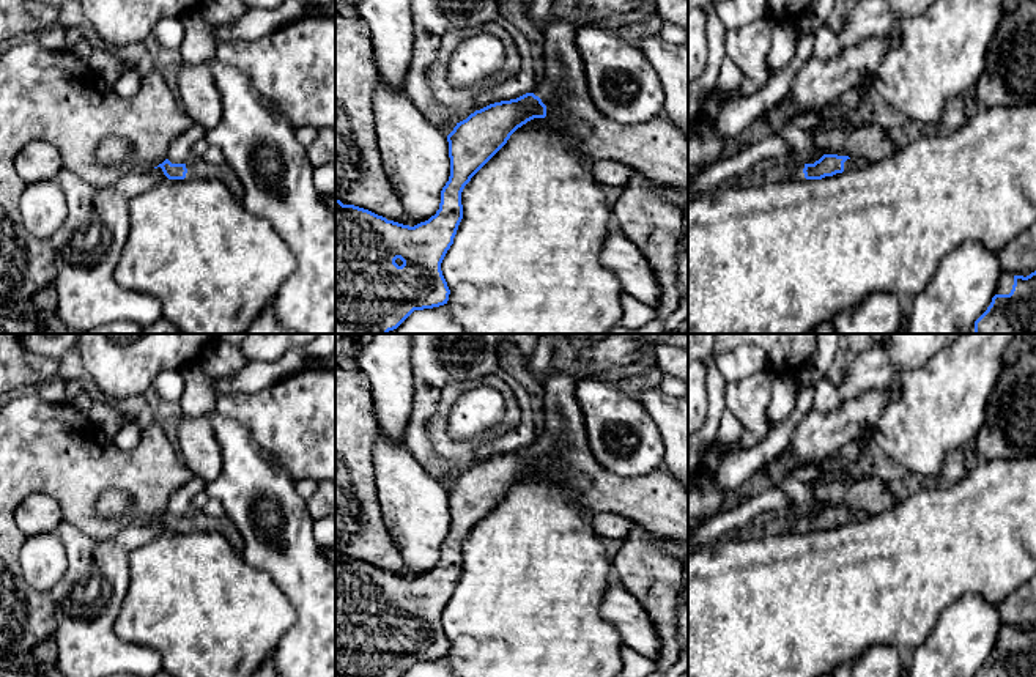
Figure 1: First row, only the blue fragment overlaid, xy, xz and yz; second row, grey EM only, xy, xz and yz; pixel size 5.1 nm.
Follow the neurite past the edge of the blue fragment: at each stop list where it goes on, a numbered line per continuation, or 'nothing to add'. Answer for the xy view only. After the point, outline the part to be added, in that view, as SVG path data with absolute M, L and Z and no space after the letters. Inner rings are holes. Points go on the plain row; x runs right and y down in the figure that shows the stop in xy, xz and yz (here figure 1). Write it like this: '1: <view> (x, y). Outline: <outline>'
1: xy (199, 523). Outline: M200 512L194 516L186 516L186 521L187 521L187 526L186 526L187 532L219 532L231 543L231 546L238 553L242 553L244 542L236 526L233 524L233 521L228 520L227 516L213 518Z

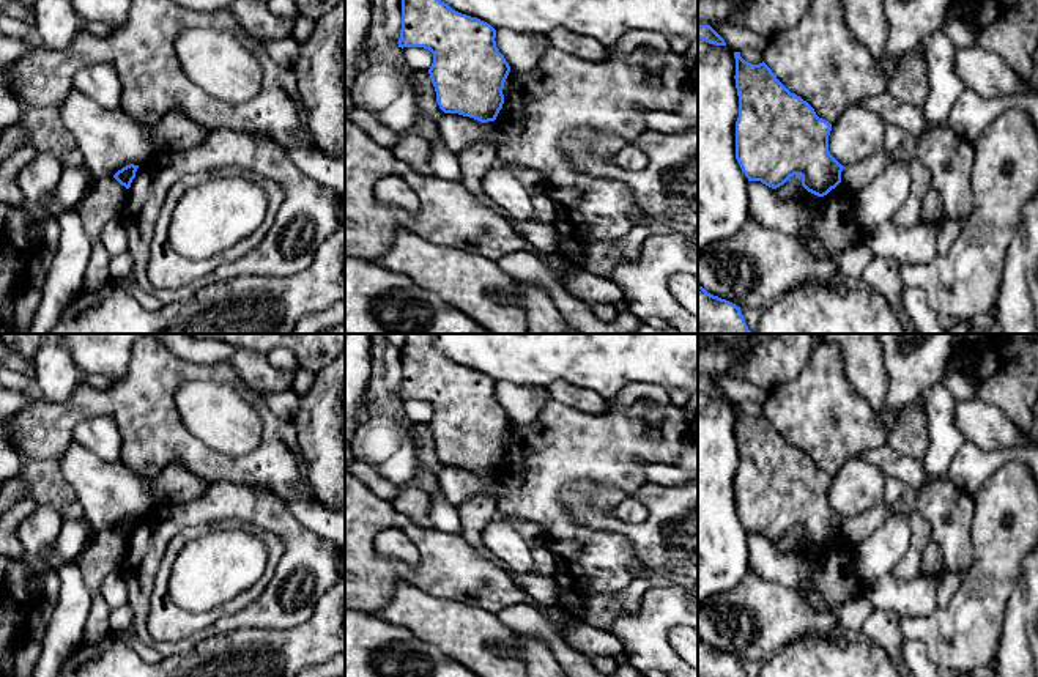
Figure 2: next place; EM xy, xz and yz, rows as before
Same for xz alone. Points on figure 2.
nothing to add

